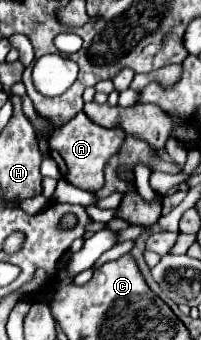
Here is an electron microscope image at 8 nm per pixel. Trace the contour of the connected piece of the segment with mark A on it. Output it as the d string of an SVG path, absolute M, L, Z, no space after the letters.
M79 112L71 122L67 122L63 128L57 128L49 136L49 154L59 164L61 176L83 190L97 190L103 184L105 164L109 162L109 156L117 154L117 148L121 148L125 140L125 132L117 132L111 128L101 128L95 122L89 122L89 118Z

